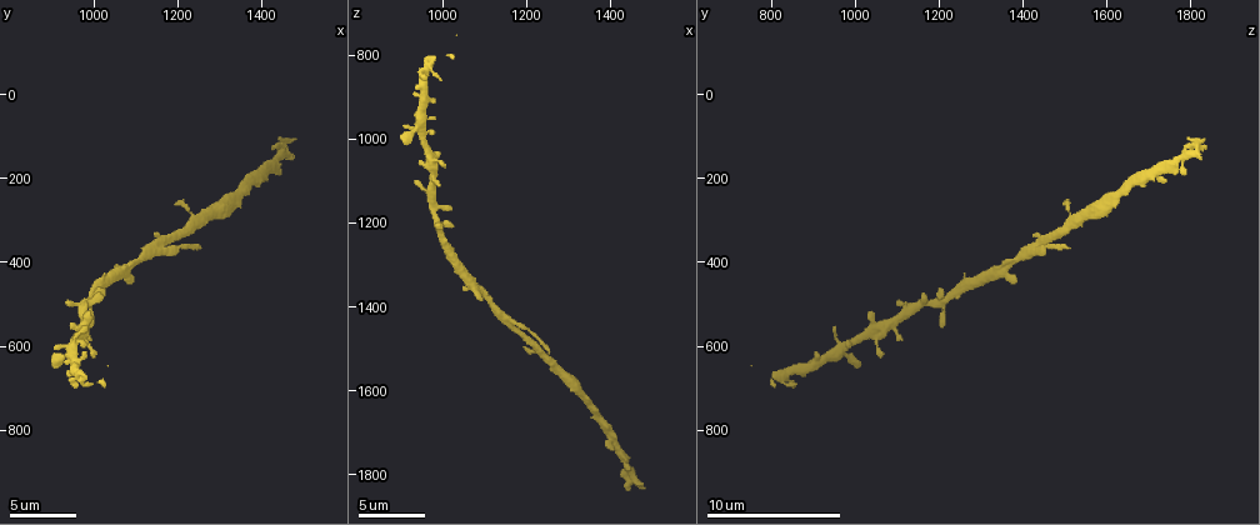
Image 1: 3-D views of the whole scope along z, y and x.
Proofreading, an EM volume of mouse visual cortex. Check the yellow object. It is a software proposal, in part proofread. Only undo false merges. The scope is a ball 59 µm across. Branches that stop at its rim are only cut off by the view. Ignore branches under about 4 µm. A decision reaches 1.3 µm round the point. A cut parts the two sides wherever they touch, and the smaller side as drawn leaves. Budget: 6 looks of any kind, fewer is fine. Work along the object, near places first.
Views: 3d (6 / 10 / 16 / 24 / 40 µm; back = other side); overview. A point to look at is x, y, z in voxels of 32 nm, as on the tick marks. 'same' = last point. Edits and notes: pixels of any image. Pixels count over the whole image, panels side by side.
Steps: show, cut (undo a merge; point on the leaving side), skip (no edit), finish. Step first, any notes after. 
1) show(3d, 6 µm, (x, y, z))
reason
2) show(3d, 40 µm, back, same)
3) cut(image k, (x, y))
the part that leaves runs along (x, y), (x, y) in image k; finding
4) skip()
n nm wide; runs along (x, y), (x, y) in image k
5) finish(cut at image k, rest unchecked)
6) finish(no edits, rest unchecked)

show(3d, 10 µm, (1180, 350, 1450))
thin neck

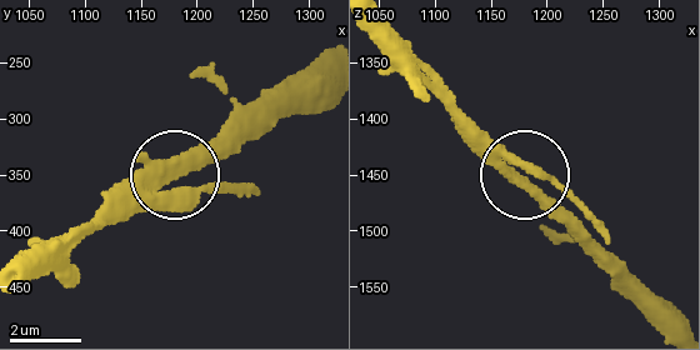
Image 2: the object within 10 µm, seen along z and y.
show(3d, 10 µm, back, (1178, 354, 1456))

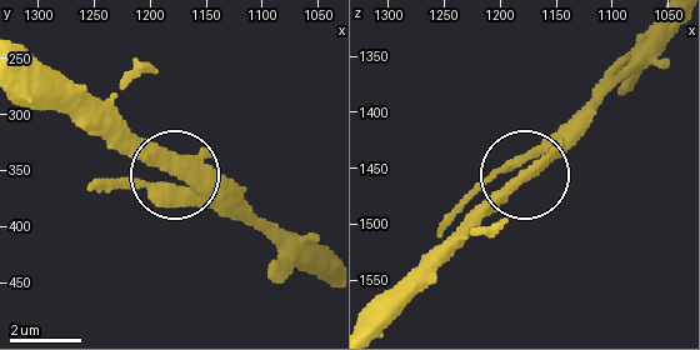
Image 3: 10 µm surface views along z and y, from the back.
skip()
3 arms; all the same cell

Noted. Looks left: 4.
show(3d, 10 µm, (1065, 430, 1345))
a fork

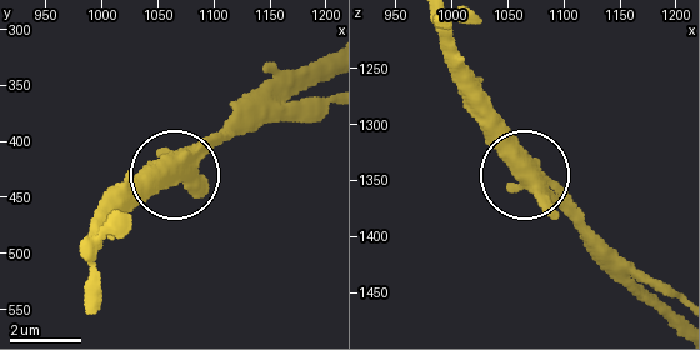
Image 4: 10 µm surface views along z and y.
show(3d, 6 µm, same)
zoom in

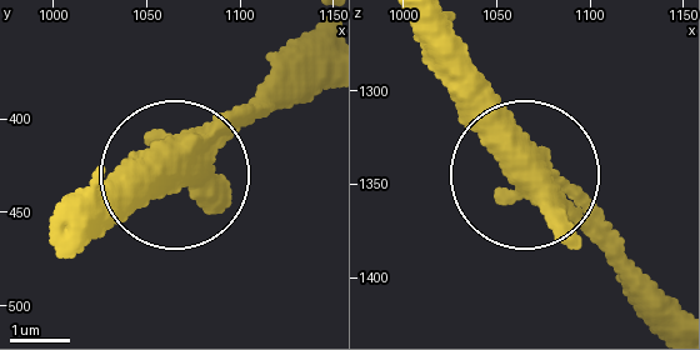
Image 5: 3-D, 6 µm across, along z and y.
skip()
side arm 24 µm; 3 arms; all the same cell

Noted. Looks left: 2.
show(3d, 10 µm, (1290, 285, 1570))
sudden change in width

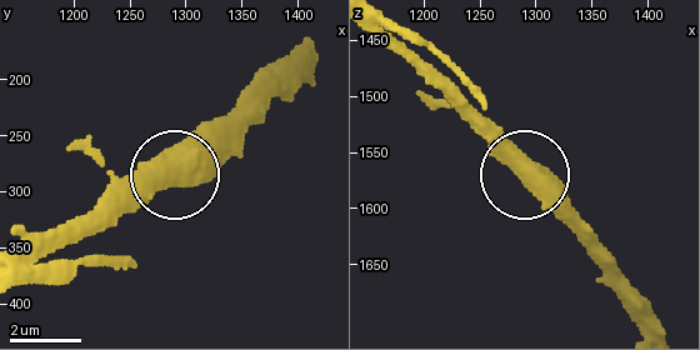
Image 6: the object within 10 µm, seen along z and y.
skip()
one cell here

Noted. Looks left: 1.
finish(no edits, rest unchecked)

